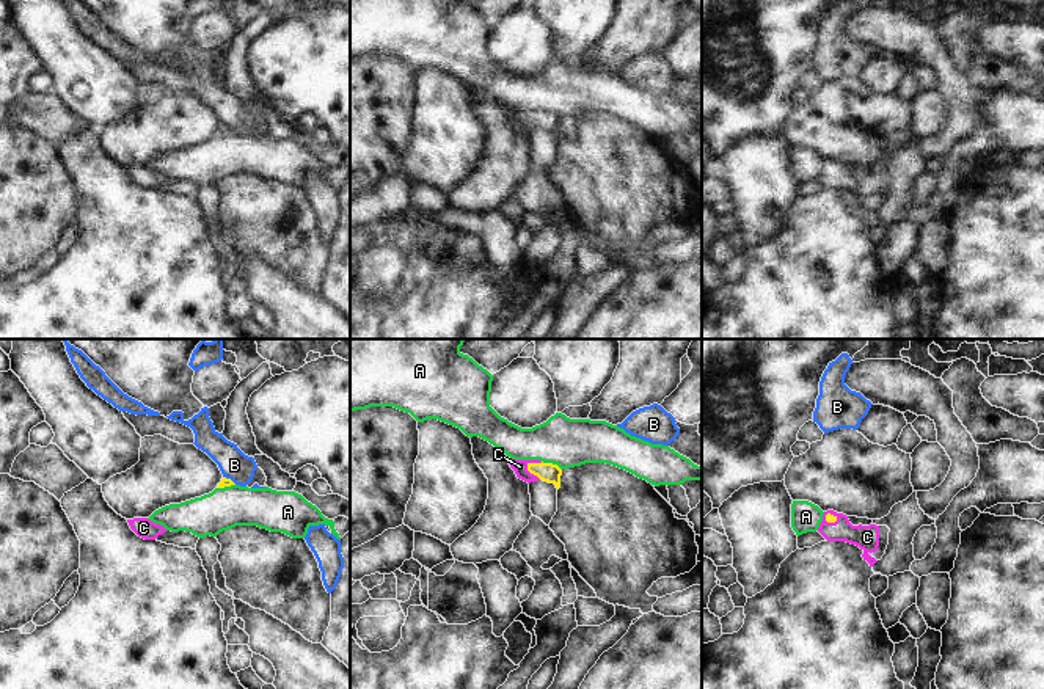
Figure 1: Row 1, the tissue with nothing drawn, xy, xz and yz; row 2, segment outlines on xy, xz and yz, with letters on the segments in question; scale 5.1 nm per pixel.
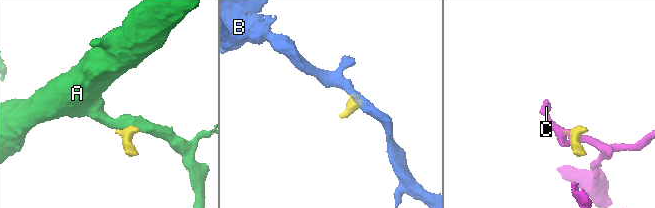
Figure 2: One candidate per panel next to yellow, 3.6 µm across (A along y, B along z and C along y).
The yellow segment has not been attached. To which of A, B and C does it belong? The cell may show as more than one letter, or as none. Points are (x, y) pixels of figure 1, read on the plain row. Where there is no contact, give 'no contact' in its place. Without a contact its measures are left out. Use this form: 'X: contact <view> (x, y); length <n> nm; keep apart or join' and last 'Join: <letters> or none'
A: contact xz (551, 112); length 120 nm; keep apart
B: contact xy (229, 127); length 80 nm; keep apart
C: contact xz (531, 121); length 120 nm; join
Join: C

